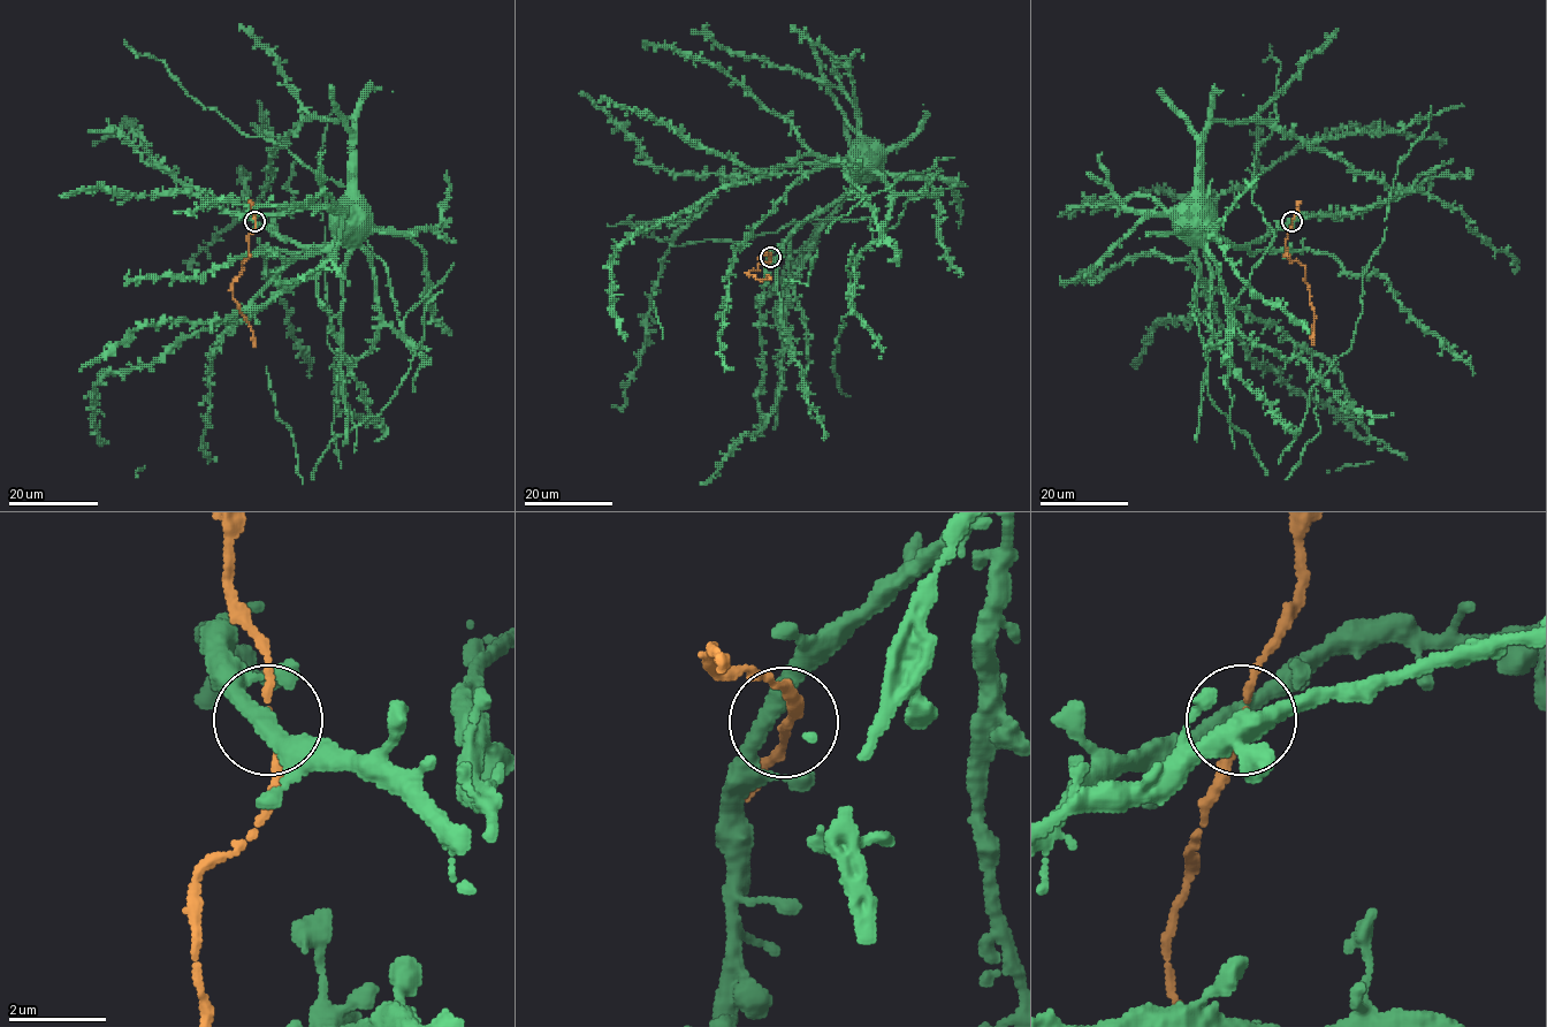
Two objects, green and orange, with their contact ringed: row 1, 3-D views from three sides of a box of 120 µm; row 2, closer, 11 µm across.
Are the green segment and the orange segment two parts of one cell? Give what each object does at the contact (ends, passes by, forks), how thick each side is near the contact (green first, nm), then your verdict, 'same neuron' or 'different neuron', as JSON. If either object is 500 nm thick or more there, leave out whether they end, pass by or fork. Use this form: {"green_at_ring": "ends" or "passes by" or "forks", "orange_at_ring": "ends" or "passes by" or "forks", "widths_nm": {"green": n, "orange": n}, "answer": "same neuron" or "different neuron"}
{"green_at_ring": "passes by", "orange_at_ring": "passes by", "widths_nm": {"green": 360, "orange": 170}, "answer": "same neuron"}

